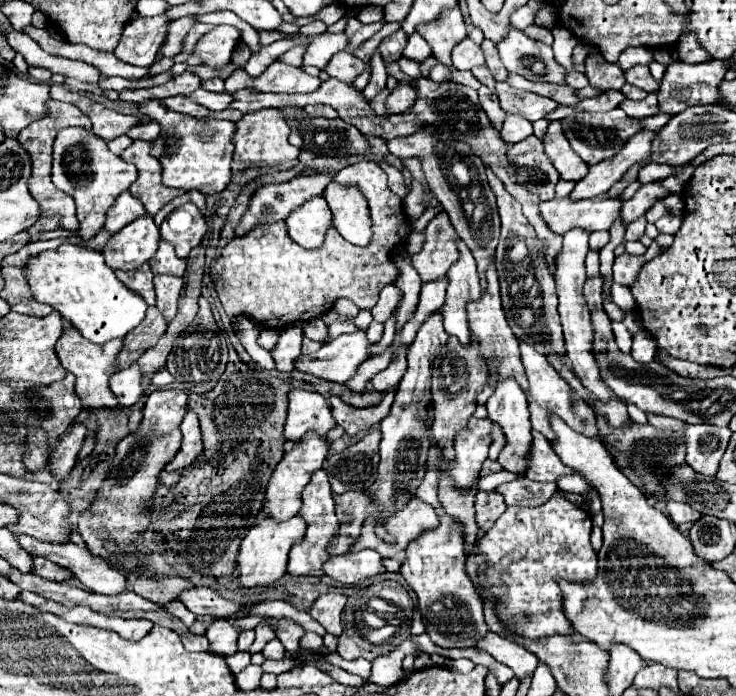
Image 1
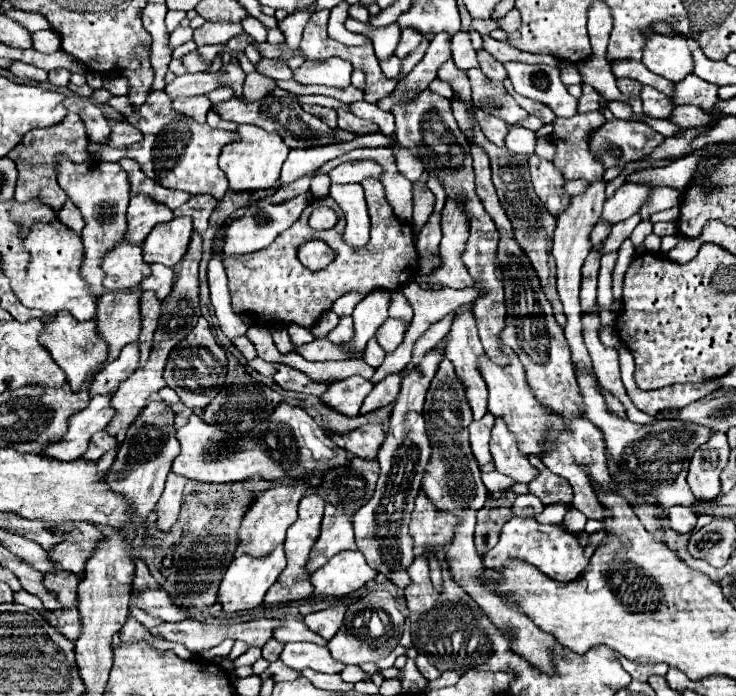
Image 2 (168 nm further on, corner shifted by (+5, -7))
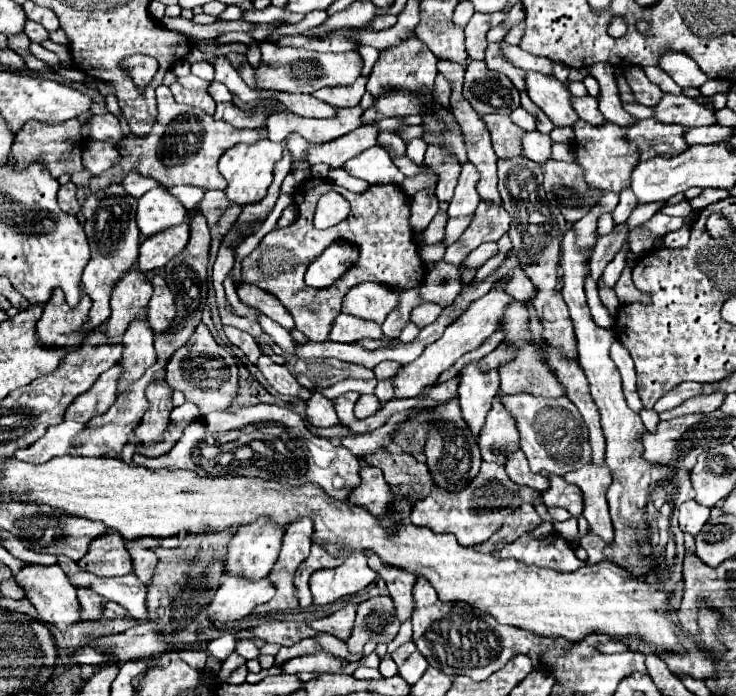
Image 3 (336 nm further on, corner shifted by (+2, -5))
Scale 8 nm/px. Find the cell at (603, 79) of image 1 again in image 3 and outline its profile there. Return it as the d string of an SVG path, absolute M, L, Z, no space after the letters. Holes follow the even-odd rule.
M583 96L583 98L571 98L571 106L573 110L579 114L579 118L583 118L587 124L591 126L603 126L607 120L603 118L603 114L599 112L597 100L593 96Z

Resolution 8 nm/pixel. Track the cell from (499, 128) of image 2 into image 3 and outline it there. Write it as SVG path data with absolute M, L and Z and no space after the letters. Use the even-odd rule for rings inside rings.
M485 114L483 120L491 132L493 150L497 158L505 160L505 158L523 156L523 146L521 146L521 138L525 134L523 128L513 124L509 116L501 116L501 114Z

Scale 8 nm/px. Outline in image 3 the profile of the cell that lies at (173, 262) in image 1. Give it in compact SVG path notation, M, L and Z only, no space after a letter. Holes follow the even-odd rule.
M155 276L151 284L153 298L149 302L149 326L155 334L165 334L171 330L171 322L175 318L175 298L161 276Z

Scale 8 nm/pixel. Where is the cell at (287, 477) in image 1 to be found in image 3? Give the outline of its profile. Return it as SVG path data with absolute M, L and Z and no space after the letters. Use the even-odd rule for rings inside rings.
M259 518L259 522L253 522L251 526L241 526L227 548L227 554L223 558L225 564L225 572L233 574L233 576L243 576L247 580L261 580L269 574L269 570L273 568L279 550L281 550L281 538L283 538L285 530L279 530L279 526L275 526L269 518Z

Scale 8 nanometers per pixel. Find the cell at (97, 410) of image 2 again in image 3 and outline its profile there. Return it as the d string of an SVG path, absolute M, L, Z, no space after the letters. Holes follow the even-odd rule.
M63 420L59 426L51 426L39 442L35 442L29 448L23 448L13 454L17 460L25 460L31 464L43 464L55 456L63 456L71 448L71 438L79 434L85 428L85 424L75 422L75 420Z

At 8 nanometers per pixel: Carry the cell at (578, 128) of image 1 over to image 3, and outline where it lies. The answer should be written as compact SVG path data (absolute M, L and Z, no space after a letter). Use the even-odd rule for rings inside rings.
M655 118L639 120L635 126L627 128L627 138L635 140L641 150L641 160L651 160L655 156L675 156L689 148L685 140L687 126L663 124Z

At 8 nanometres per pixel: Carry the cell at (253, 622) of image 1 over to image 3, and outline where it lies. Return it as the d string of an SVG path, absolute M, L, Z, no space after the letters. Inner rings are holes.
M319 634L319 636L317 636L317 642L321 644L321 648L323 648L327 654L331 654L331 656L335 656L335 658L341 658L341 660L345 660L345 662L357 662L357 660L363 658L363 654L351 654L351 652L347 650L347 644L341 642L341 640L337 640L335 636Z

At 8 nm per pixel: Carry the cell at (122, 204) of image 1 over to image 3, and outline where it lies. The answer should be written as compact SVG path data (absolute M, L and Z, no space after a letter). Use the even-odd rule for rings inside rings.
M165 188L147 192L147 204L139 204L139 230L143 236L153 236L161 230L177 226L185 220L187 210Z

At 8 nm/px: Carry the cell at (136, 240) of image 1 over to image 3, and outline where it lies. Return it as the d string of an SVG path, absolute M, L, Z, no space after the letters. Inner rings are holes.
M131 270L119 284L115 284L111 296L111 316L105 324L107 344L121 344L121 338L133 320L147 320L147 304L151 294L153 286L139 270Z

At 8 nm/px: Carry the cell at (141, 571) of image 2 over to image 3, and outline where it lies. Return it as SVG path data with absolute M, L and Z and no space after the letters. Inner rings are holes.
M131 546L129 552L131 552L131 558L133 558L133 570L135 570L137 578L143 584L147 584L151 580L151 576L153 576L153 570L155 570L159 558L155 556L153 550L141 548L141 546Z

